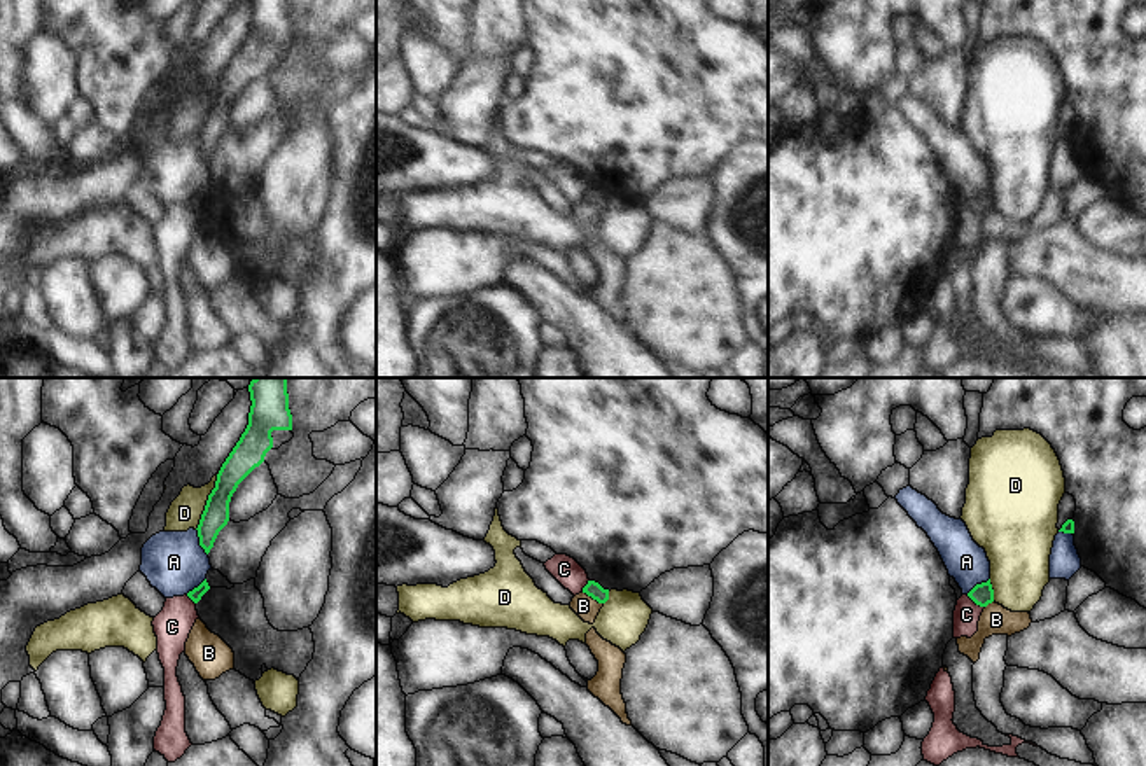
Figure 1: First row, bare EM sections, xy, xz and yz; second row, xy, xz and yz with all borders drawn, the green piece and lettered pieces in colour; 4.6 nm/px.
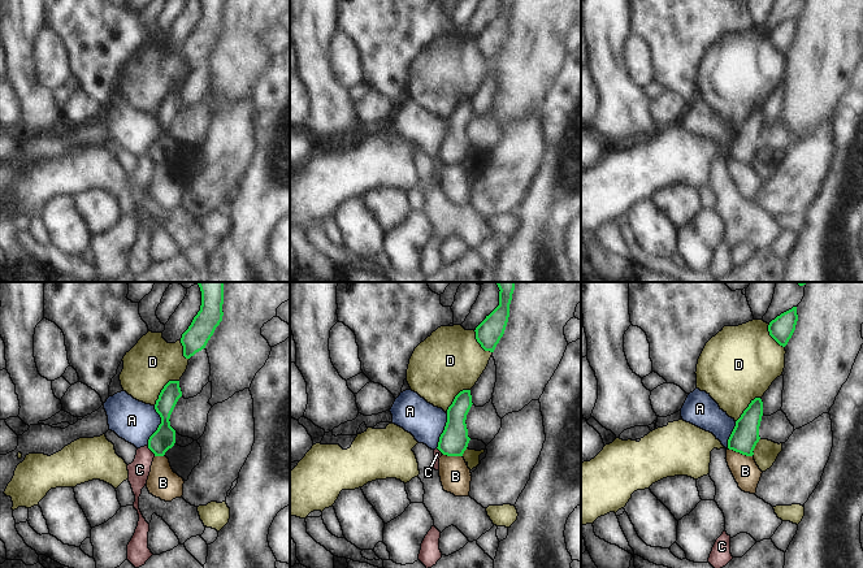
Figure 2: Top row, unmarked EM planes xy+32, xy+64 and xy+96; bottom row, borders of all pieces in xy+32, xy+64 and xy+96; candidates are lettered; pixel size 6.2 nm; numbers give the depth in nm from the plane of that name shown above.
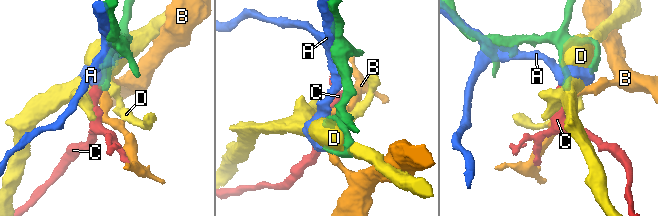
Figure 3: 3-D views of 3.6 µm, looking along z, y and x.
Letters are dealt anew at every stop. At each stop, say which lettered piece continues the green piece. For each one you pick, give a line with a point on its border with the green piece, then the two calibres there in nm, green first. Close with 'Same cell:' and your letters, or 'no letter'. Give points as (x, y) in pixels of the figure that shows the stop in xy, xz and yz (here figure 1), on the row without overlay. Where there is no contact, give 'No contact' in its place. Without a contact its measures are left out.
Same cell: no letter

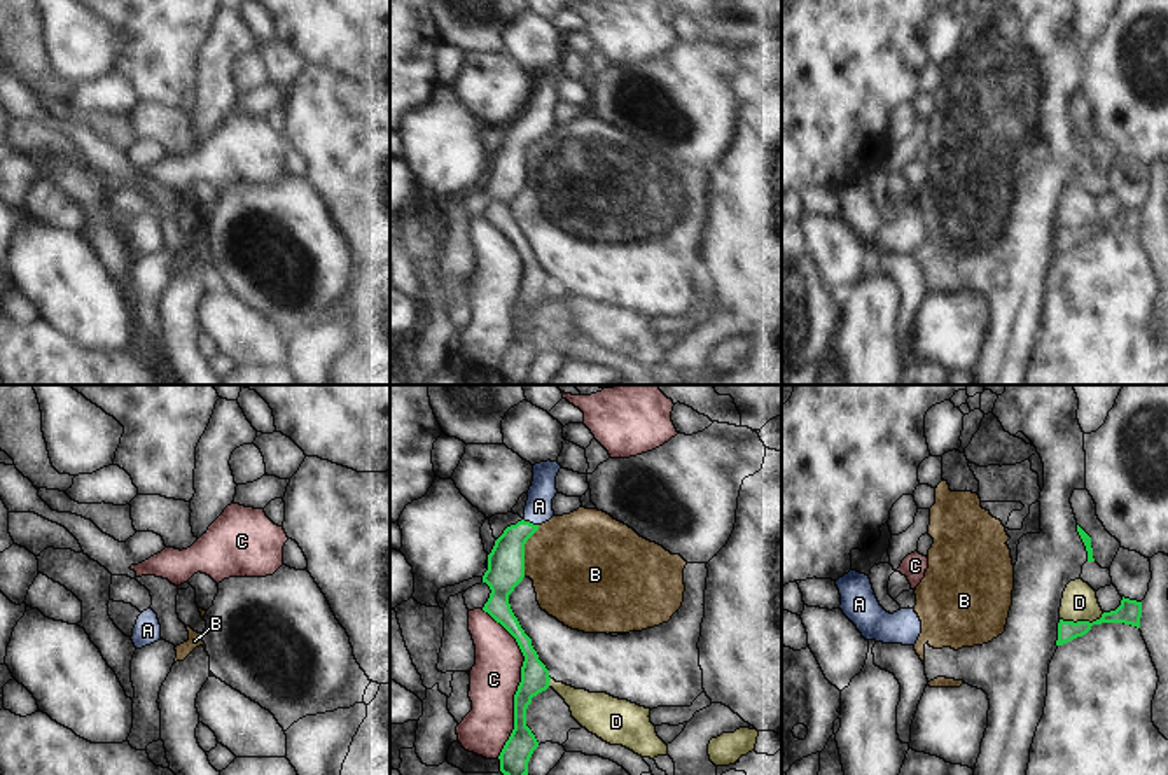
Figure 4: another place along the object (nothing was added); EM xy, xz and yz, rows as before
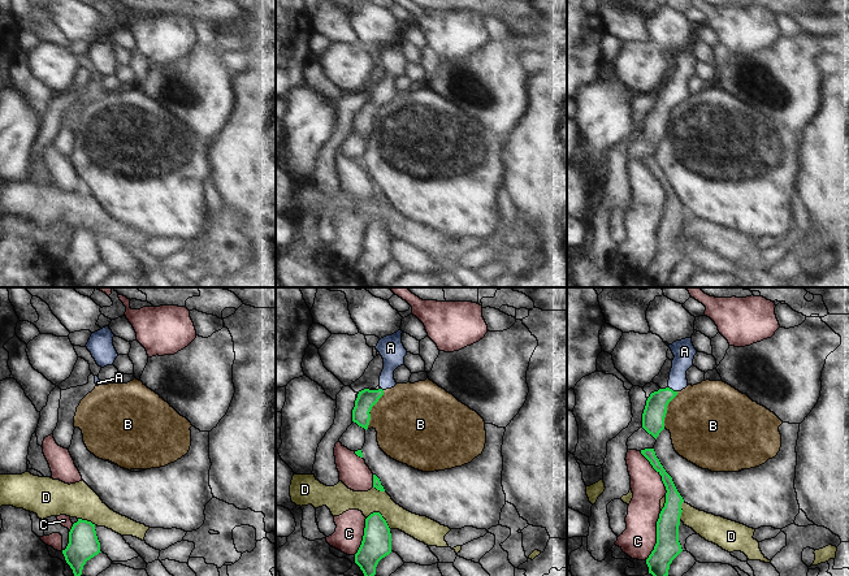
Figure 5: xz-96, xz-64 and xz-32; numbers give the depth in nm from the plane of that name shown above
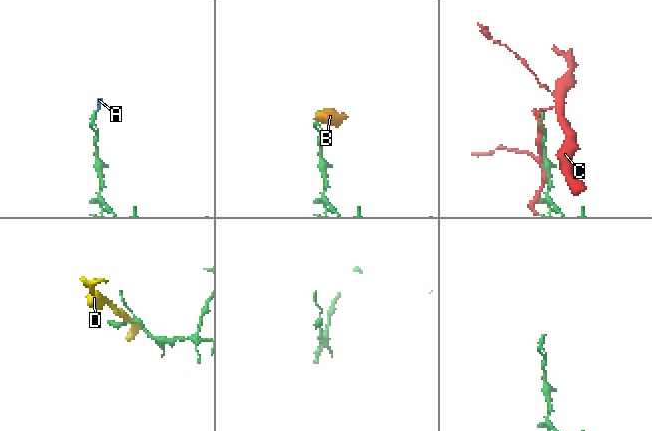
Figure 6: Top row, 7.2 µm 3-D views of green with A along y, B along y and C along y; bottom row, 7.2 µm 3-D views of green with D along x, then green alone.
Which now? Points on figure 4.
A: Touches green at xz (528, 130). Thickness 180 nm (green) against 130 nm
Same cell: A

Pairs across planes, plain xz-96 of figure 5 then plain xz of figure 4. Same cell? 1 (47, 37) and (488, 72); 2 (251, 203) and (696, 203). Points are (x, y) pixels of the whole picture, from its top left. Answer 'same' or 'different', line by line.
1: different
2: different

